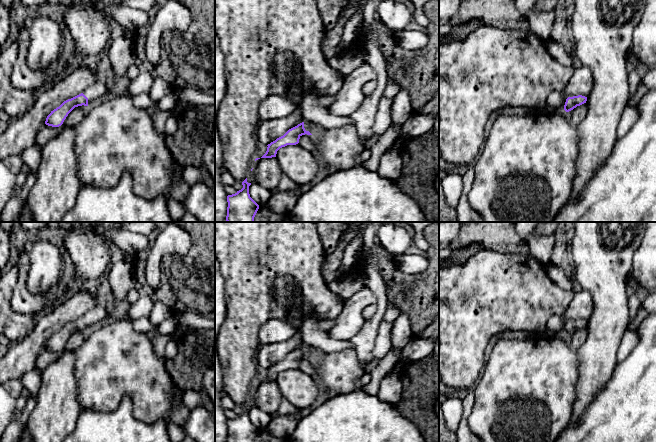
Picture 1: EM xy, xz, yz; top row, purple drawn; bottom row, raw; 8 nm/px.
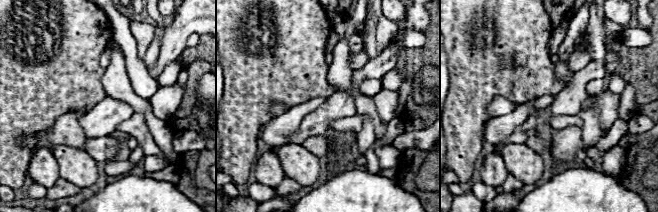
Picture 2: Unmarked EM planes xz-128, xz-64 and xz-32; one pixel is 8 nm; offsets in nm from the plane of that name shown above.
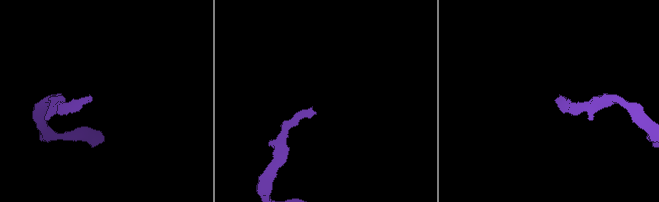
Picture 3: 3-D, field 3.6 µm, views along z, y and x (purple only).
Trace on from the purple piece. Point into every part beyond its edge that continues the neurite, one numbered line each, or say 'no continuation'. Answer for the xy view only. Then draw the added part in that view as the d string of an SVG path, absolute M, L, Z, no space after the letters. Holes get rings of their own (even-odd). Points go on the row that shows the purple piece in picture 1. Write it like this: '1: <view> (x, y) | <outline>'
1: xy (100, 90) | M98 79L94 84L86 88L83 94L88 98L88 106L96 104L112 95L109 84Z

